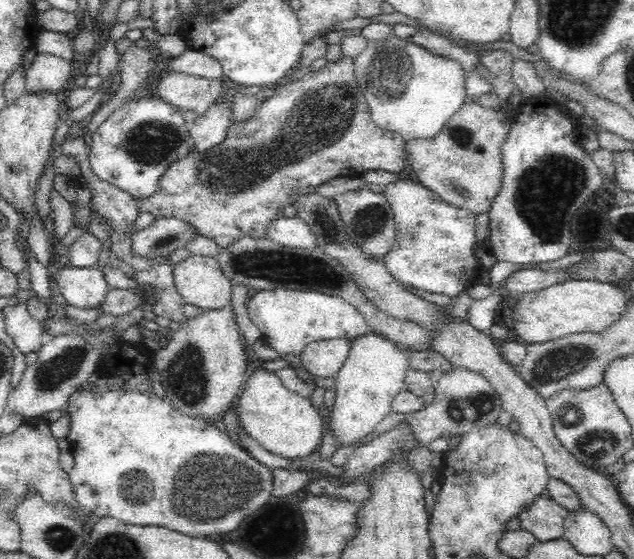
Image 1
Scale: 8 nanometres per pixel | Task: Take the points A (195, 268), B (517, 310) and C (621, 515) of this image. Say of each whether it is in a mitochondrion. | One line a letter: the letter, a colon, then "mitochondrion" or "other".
A: other
B: other
C: other

